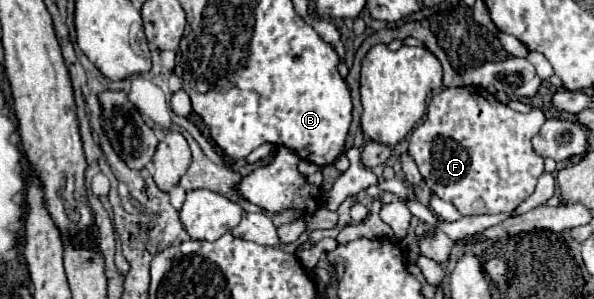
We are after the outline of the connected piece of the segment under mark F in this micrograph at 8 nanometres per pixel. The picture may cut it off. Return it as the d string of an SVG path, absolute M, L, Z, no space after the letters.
M443 89L433 95L427 109L427 119L413 129L409 137L409 155L417 163L431 191L443 201L453 203L463 215L507 213L517 209L535 191L537 179L543 173L543 157L539 153L533 153L531 145L531 139L539 133L543 121L543 111L533 109L527 115L517 113L497 101L487 89Z

